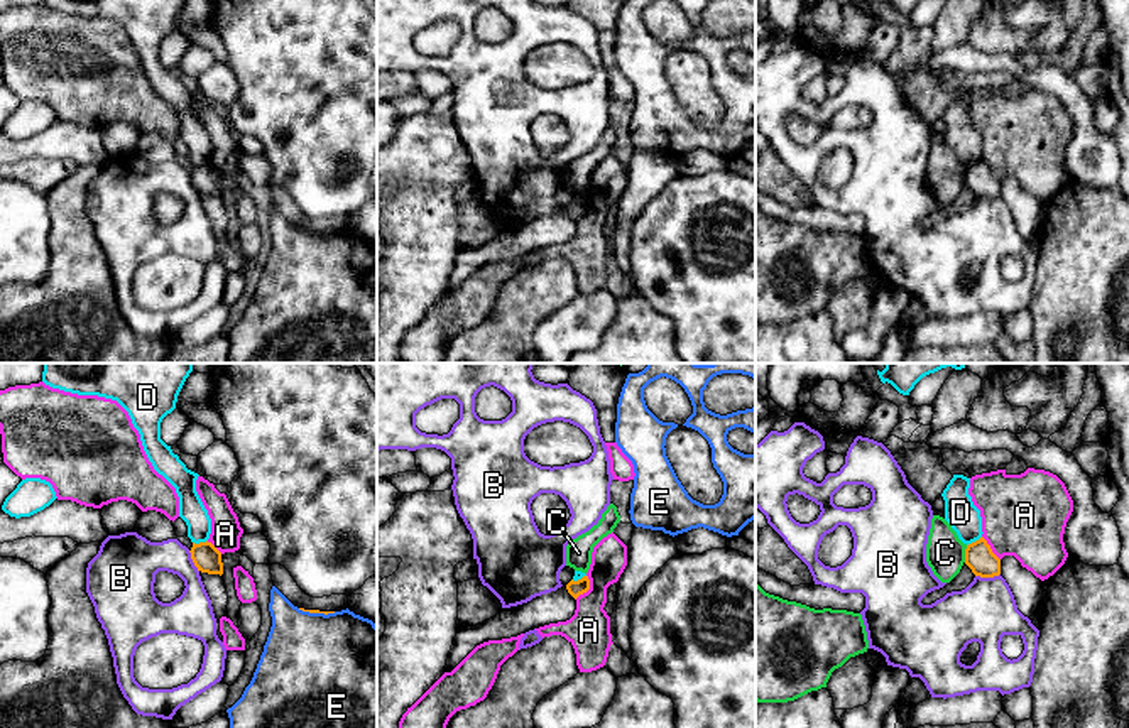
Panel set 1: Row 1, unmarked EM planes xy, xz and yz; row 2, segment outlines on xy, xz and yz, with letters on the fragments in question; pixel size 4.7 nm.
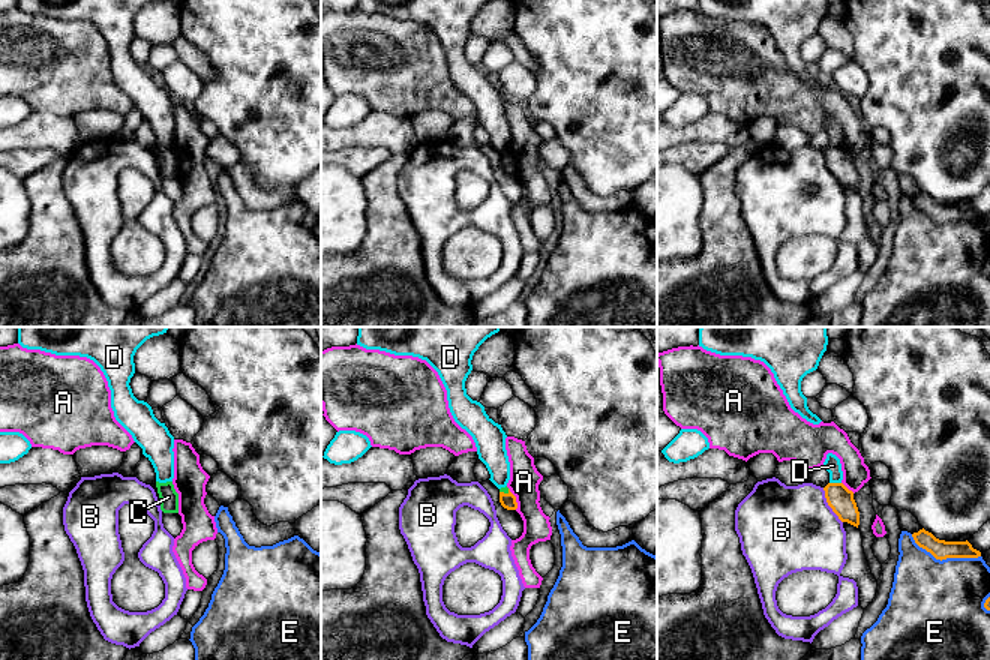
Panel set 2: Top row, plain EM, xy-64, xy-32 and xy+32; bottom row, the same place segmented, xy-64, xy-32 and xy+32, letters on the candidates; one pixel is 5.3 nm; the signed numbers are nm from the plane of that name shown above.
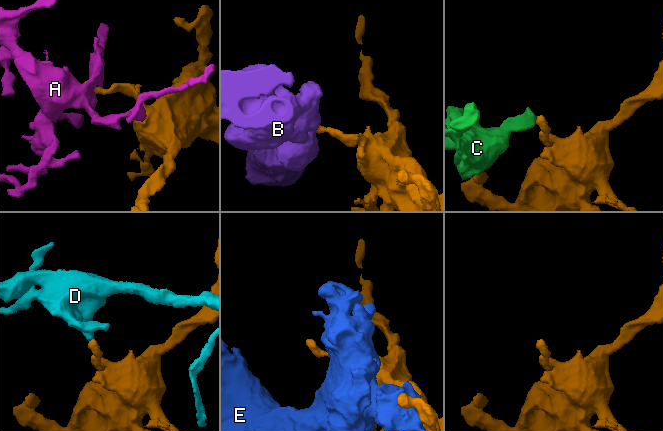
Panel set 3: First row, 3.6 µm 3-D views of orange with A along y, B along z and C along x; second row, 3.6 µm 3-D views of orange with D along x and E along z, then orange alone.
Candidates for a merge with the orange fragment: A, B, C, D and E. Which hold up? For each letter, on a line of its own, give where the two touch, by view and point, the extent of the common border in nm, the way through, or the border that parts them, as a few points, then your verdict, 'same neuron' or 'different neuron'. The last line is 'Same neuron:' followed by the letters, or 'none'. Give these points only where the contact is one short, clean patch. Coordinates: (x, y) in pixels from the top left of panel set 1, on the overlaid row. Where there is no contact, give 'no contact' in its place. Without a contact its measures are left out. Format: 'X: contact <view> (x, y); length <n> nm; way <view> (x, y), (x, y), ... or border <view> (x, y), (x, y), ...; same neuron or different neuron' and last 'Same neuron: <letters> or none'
A: contact xz (589, 588); length 130 nm; different neuron
B: contact yz (987, 576); length 120 nm; border yz (999, 573), (976, 576); different neuron
C: contact yz (965, 554); length 80 nm; border yz (967, 546), (964, 561); different neuron
D: contact xy (200, 543); length 70 nm; border xy (207, 539), (193, 543); different neuron
E: contact xy (316, 612); length 180 nm; different neuron
Same neuron: none

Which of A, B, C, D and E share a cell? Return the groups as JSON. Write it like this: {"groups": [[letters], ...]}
{"groups": [["A"], ["B"], ["C"], ["D"], ["E"]]}

